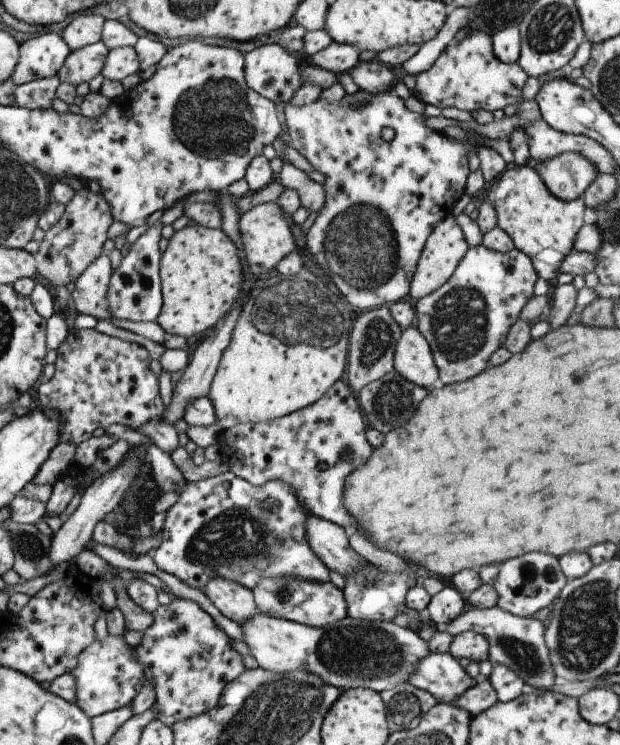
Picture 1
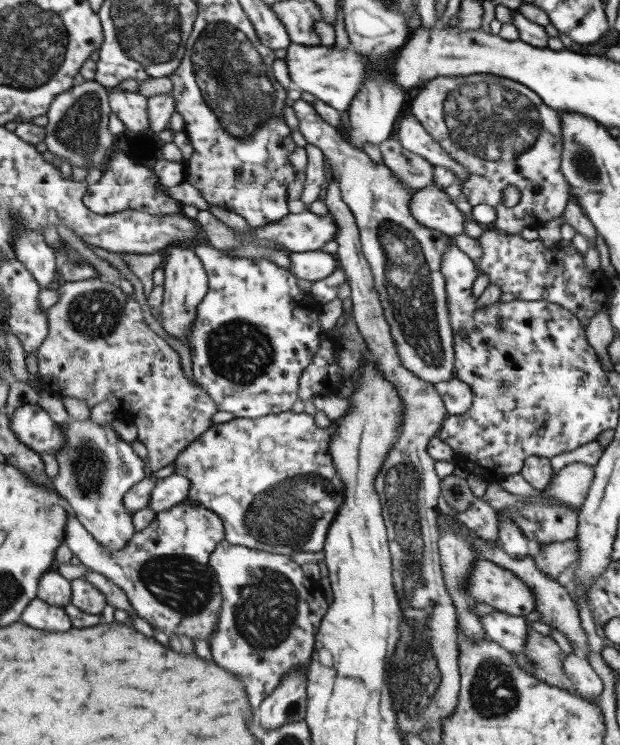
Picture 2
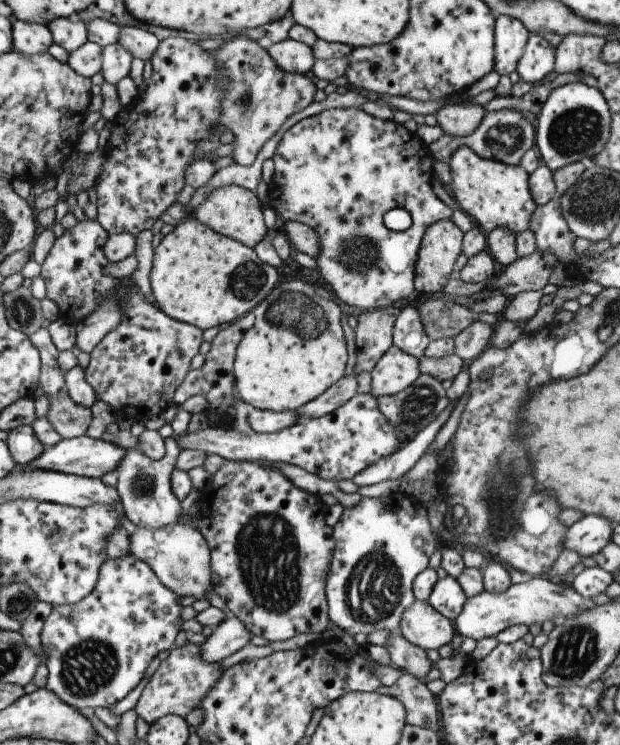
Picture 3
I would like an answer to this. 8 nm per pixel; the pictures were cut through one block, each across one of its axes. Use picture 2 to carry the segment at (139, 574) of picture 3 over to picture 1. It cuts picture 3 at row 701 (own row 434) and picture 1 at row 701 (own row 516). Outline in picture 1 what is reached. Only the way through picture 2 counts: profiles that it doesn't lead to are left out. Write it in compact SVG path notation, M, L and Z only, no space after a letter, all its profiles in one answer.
M108 632L103 639L93 636L93 642L85 646L77 656L77 665L70 674L75 680L74 704L90 720L121 706L127 706L145 684L143 666L141 662L133 660L131 646L124 642L122 636L113 636Z

